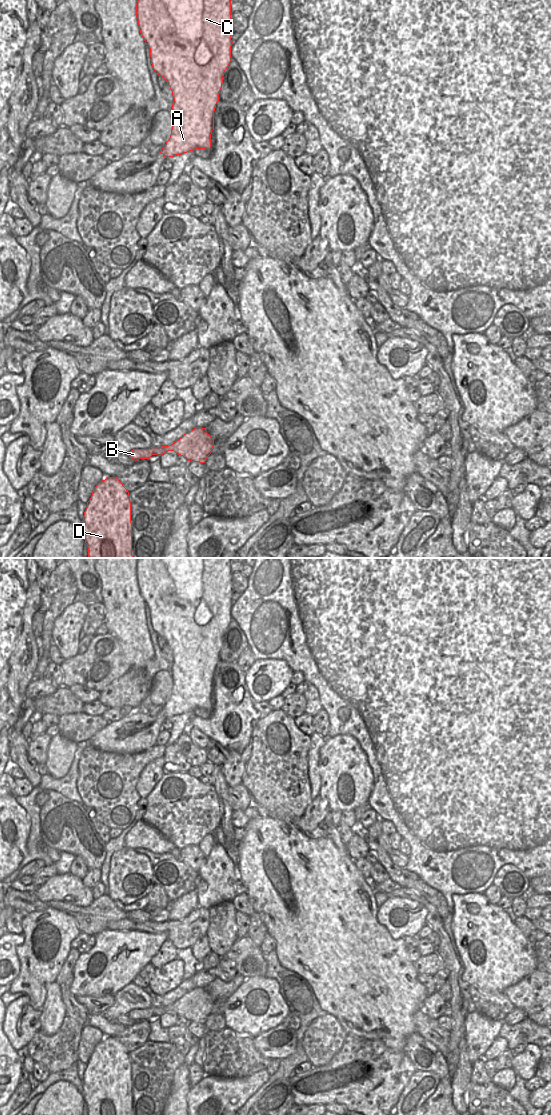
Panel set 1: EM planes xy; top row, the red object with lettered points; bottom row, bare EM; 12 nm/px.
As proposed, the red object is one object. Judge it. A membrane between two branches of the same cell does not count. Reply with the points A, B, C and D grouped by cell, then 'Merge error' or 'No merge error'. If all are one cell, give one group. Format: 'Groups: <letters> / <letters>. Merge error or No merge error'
Groups: A B C D. No merge error

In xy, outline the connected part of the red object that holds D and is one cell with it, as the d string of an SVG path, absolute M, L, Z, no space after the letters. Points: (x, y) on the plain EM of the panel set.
M116 1037L100 1041L83 1076L88 1115L132 1115L131 1062Z

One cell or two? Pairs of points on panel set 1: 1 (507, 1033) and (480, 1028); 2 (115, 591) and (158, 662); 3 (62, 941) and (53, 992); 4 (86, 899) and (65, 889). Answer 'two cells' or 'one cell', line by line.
1: two cells
2: two cells
3: two cells
4: one cell

